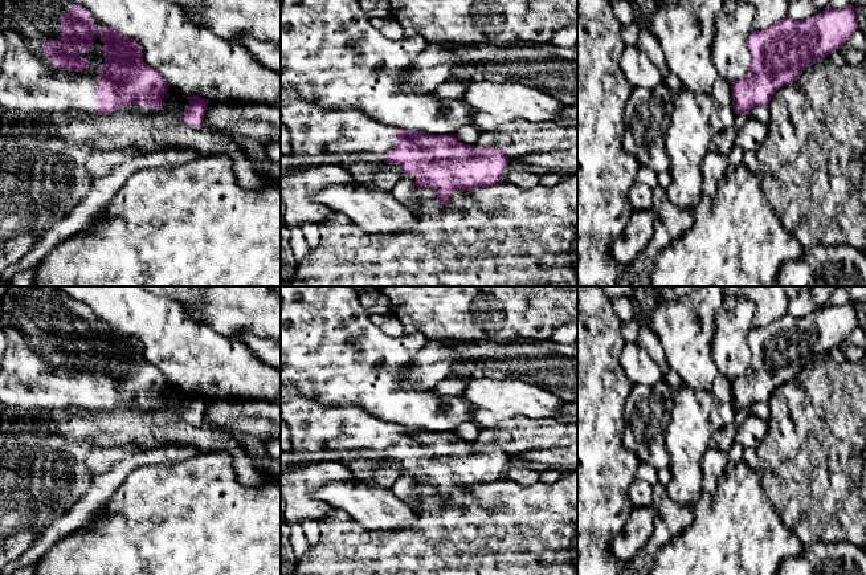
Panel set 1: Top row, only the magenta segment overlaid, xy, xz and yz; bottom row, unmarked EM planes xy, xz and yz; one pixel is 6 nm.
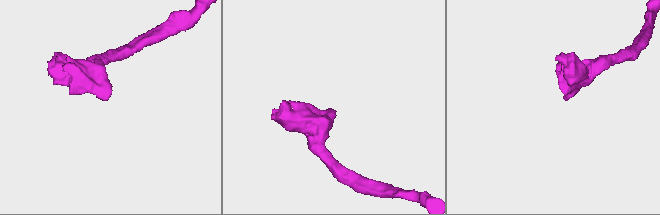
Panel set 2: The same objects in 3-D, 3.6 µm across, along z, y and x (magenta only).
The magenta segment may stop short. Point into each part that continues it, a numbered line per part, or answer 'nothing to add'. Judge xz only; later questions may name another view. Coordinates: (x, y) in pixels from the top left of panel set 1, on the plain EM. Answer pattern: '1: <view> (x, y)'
1: xz (314, 428)

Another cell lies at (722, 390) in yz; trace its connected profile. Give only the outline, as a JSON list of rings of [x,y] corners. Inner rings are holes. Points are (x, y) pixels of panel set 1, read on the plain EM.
[[[719,374],[714,382],[711,392],[715,403],[710,413],[710,420],[712,427],[719,431],[724,425],[735,423],[736,409],[732,401],[731,380]]]

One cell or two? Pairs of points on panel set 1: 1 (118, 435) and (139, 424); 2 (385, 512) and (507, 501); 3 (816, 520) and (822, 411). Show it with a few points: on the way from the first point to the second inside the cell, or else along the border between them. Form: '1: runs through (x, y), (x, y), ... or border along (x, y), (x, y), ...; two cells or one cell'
1: runs through (123, 433), (130, 433), (134, 429); one cell
2: border along (416, 510), (416, 521), (411, 526), (391, 530); two cells
3: runs through (813, 493), (807, 481), (807, 437); one cell

